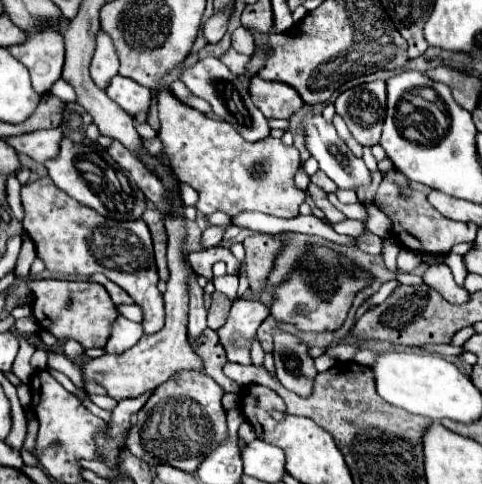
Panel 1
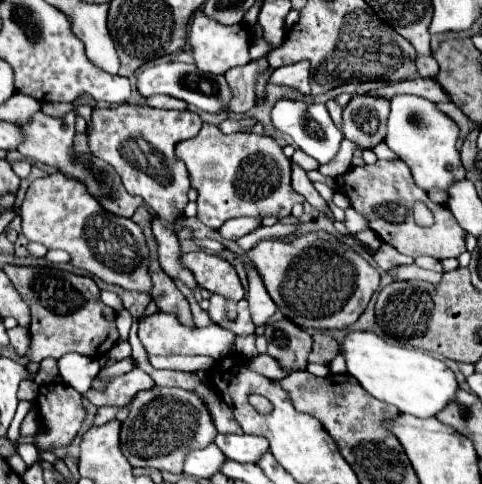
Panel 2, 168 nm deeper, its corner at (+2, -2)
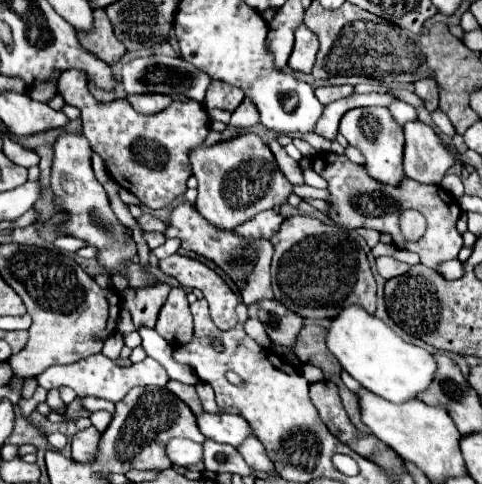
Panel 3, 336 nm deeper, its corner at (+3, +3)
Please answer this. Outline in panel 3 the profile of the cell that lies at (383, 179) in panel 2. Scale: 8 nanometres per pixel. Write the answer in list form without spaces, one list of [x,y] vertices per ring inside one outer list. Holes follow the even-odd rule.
[[[317,153],[313,159],[313,171],[319,173],[329,185],[329,211],[327,217],[335,221],[337,225],[345,225],[347,229],[359,229],[359,227],[369,227],[379,233],[389,233],[393,235],[393,243],[397,247],[405,247],[407,251],[415,251],[421,257],[421,263],[431,267],[433,271],[439,271],[439,265],[451,259],[457,259],[461,247],[463,247],[463,237],[459,235],[455,223],[461,215],[461,207],[457,201],[447,193],[445,189],[437,185],[423,185],[415,183],[411,179],[403,179],[401,187],[391,187],[383,185],[375,179],[371,179],[365,171],[363,165],[351,163],[345,155],[335,155],[335,153]],[[405,209],[417,209],[427,217],[427,233],[415,241],[415,243],[405,243],[399,231],[399,215]]]

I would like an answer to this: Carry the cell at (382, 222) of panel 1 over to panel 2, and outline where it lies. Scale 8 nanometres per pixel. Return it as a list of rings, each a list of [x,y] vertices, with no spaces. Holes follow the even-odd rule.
[[[348,208],[346,210],[346,220],[344,220],[346,228],[350,234],[358,234],[362,230],[370,230],[368,226],[368,218],[362,214],[362,212],[356,212],[354,208]]]

